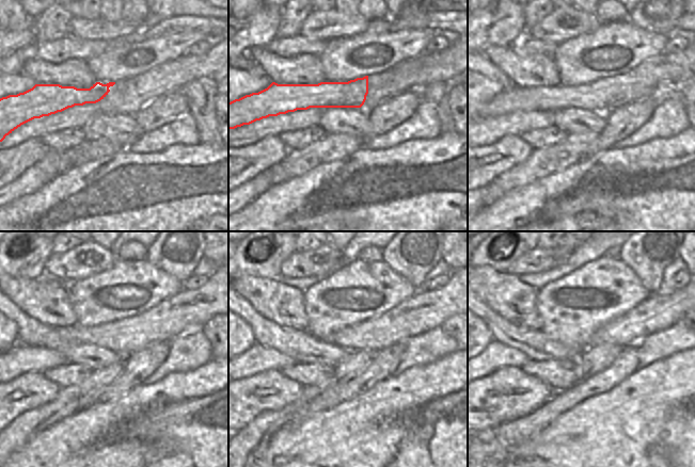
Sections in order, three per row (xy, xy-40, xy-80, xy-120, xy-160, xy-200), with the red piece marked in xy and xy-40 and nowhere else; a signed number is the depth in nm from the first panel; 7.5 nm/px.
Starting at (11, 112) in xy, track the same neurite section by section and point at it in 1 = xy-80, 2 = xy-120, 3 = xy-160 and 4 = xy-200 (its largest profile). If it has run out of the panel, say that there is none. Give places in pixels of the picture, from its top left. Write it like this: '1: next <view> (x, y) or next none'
1: next xy-80 (666, 74)
2: next xy-120 (187, 310)
3: next xy-160 (425, 310)
4: next xy-200 (660, 310)

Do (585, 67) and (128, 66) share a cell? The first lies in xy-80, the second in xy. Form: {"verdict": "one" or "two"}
{"verdict": "one"}

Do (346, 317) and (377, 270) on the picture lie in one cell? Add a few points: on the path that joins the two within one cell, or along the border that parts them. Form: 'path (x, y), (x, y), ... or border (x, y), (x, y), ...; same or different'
path (364, 312), (375, 312), (383, 306), (393, 287); same

